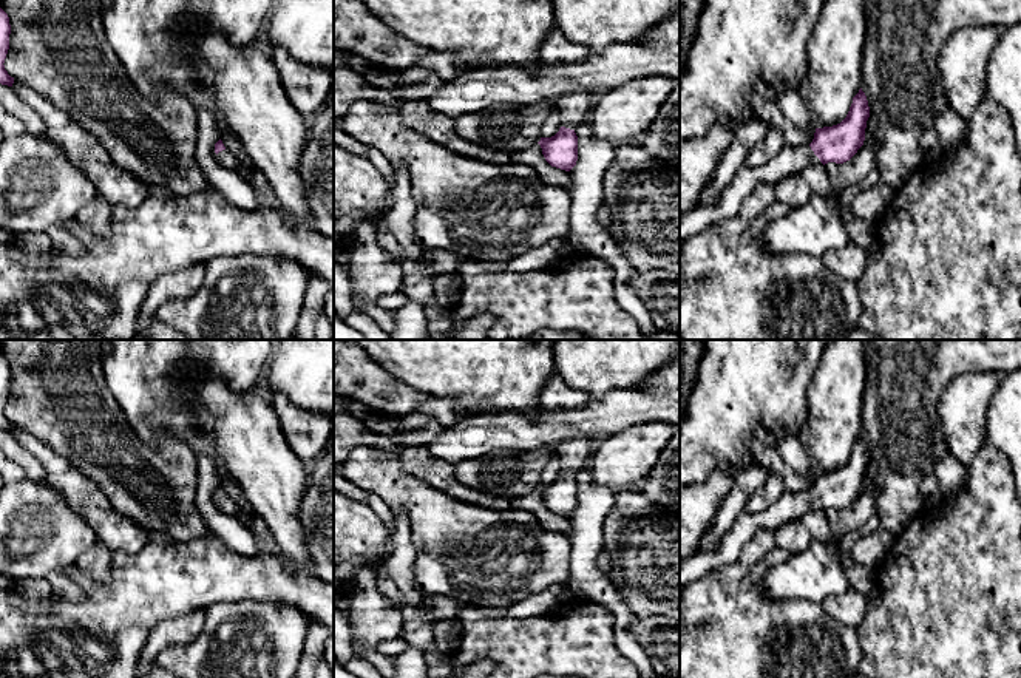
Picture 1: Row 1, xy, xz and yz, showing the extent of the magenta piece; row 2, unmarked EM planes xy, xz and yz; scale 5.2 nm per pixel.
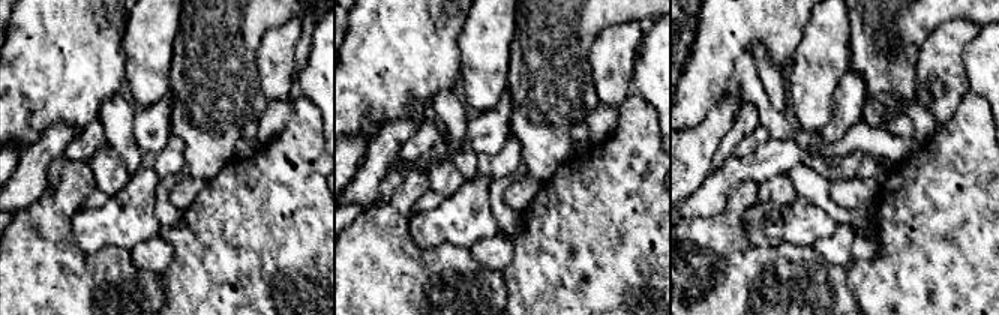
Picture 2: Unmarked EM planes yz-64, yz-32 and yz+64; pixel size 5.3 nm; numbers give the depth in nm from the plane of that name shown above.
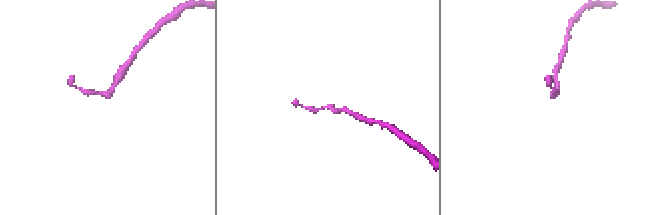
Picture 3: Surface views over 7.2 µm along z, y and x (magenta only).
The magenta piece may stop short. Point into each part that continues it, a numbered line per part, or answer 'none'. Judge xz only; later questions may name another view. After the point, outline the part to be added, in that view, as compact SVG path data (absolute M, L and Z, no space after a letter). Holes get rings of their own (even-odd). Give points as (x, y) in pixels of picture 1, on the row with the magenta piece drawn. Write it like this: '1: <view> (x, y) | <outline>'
1: xz (575, 107) | M585 91L567 93L555 102L555 107L561 113L562 127L576 130L587 124L587 117L592 107L596 102L596 96Z

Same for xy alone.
1: xy (227, 159) | M222 150L216 154L216 161L227 170L233 170L236 171L236 168L241 165L241 162L238 161L238 158L229 151L229 150Z

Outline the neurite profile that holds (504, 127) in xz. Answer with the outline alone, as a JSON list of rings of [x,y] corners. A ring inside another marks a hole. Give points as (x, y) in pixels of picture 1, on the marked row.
[[[496,103],[485,111],[453,119],[462,139],[497,151],[522,151],[541,141],[541,127],[555,103],[514,107]]]

